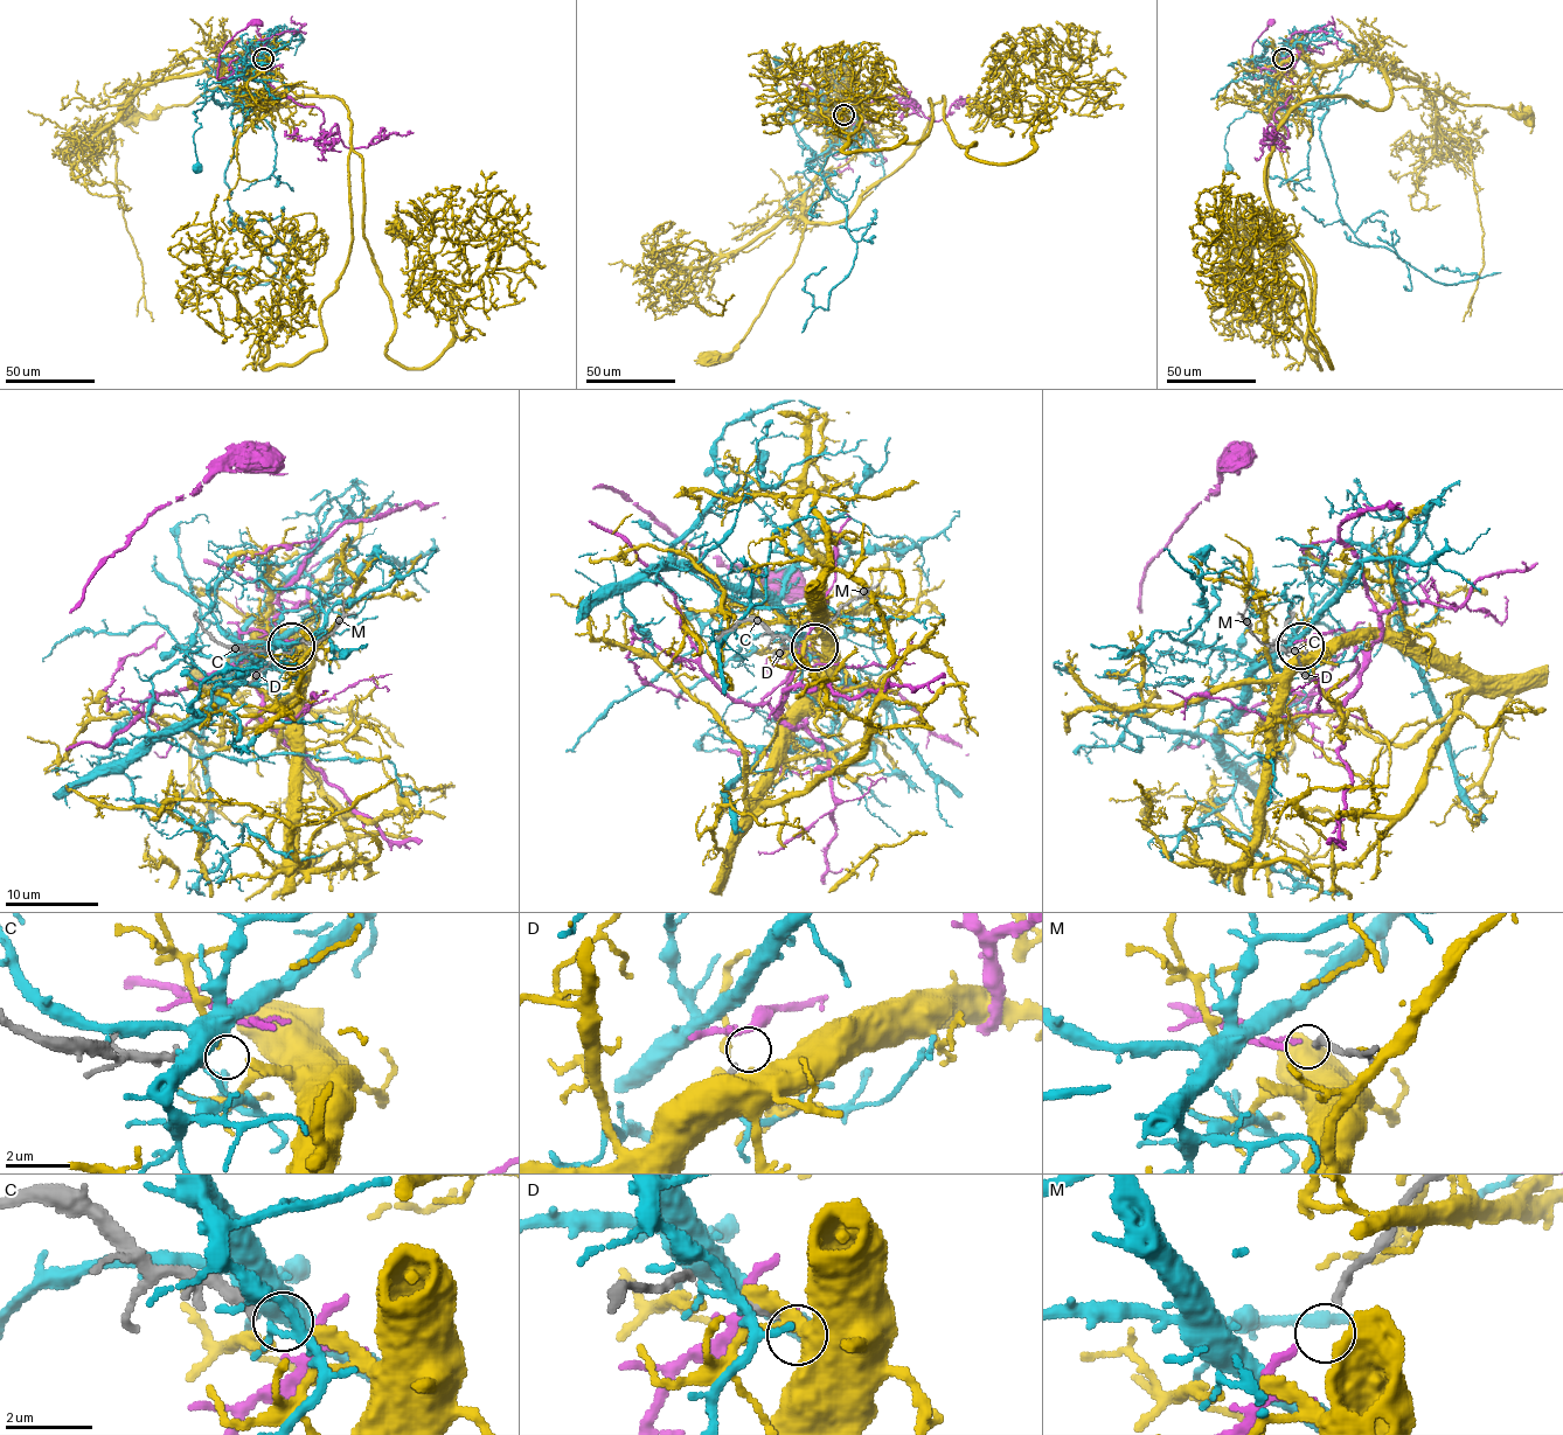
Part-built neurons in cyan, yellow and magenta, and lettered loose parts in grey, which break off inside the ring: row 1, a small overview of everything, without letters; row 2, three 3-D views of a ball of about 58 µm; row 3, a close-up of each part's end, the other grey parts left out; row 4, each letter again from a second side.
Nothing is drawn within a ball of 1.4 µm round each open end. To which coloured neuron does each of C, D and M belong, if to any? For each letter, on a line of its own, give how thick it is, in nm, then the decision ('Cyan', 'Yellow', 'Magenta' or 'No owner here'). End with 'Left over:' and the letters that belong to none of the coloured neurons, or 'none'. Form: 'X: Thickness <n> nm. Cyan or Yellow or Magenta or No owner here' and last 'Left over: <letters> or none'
C: Thickness 320 nm. Yellow
D: Thickness 180 nm. No owner here
M: Thickness 200 nm. Magenta
Left over: D

